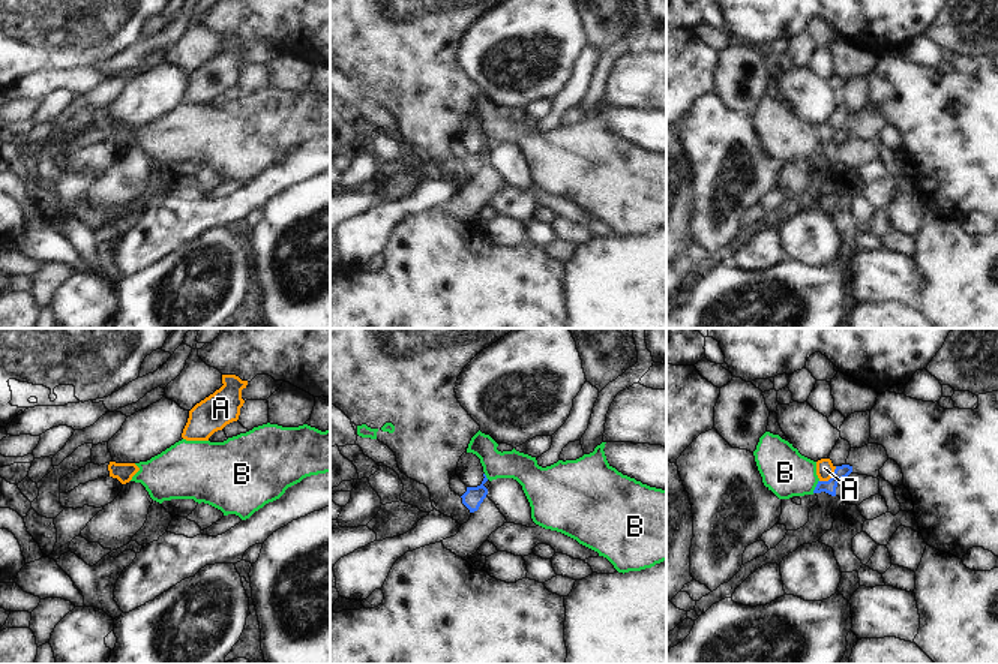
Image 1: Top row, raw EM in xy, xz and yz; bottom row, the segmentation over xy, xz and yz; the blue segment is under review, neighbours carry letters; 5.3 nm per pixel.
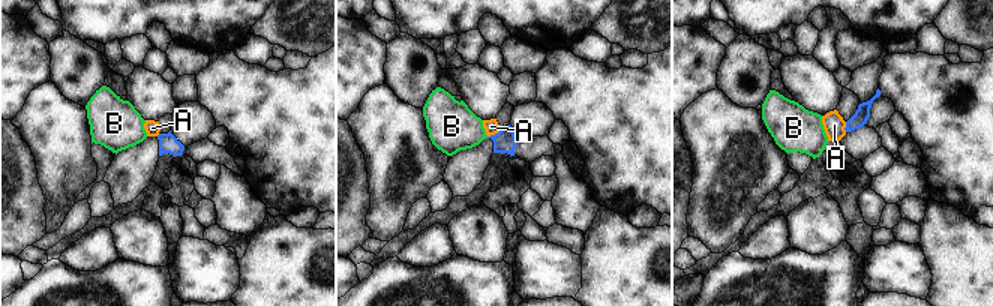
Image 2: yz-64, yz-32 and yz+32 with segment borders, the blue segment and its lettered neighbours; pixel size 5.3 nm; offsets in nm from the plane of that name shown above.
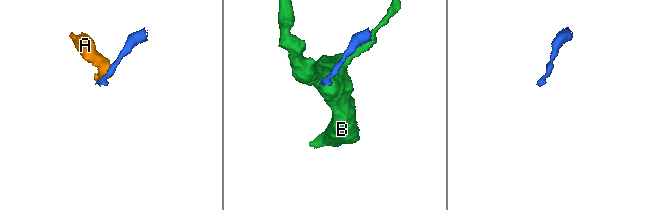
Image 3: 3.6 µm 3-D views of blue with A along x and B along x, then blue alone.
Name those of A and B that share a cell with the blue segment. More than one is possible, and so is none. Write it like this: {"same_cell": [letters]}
{"same_cell": []}

